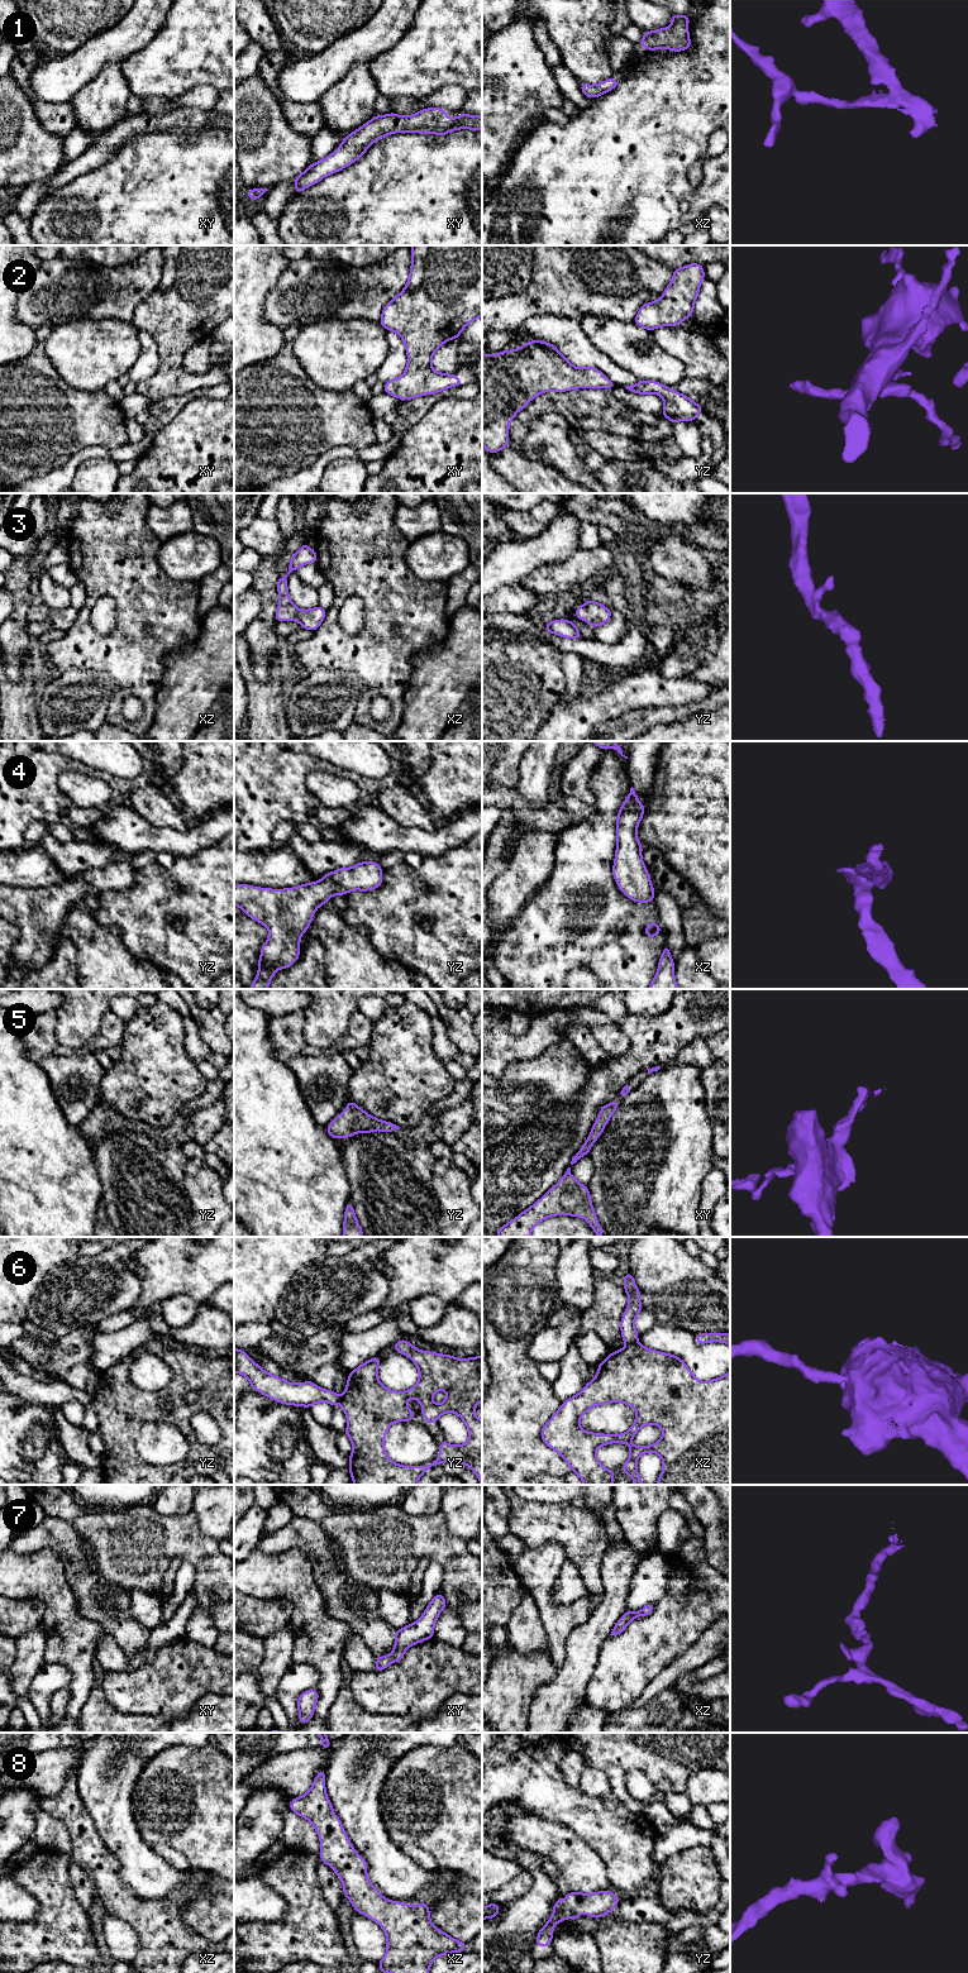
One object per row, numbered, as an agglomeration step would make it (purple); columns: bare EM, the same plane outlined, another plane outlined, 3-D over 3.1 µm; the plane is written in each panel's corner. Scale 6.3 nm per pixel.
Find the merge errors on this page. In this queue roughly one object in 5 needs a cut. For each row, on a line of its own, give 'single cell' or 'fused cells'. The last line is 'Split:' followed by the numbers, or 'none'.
1: single cell
2: single cell
3: single cell
4: single cell
5: single cell
6: fused cells
7: single cell
8: single cell
Split: 6

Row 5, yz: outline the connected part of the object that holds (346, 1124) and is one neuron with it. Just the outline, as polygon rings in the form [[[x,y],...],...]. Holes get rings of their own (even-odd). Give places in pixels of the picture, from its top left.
[[[349,1100],[345,1110],[338,1114],[325,1129],[334,1140],[348,1138],[354,1133],[371,1133],[373,1131],[391,1133],[394,1129],[400,1129],[400,1127],[369,1116],[356,1103]]]

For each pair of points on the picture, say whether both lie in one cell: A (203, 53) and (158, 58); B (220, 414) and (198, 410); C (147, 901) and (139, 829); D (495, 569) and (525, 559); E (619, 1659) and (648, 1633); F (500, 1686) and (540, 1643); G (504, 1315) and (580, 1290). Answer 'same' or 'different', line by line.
A: same
B: same
C: different
D: same
E: same
F: different
G: different

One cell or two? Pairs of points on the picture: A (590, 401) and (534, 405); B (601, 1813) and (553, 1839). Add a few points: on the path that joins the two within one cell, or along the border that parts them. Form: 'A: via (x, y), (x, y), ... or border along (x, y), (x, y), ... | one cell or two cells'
A: via (576, 404), (548, 404) | one cell
B: border along (544, 1818), (567, 1825), (594, 1849) | two cells

